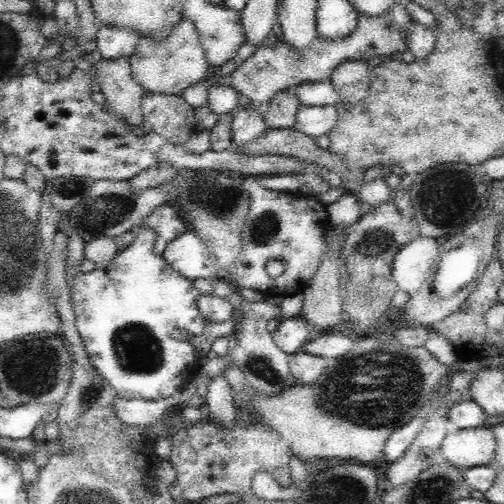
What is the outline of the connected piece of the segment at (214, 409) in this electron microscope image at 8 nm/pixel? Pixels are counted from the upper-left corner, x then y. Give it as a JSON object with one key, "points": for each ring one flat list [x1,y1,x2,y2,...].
{"points":[[223,374,212,377,207,386,206,406,210,411,209,420,222,427,233,427,236,423,238,408,232,398,232,387]]}

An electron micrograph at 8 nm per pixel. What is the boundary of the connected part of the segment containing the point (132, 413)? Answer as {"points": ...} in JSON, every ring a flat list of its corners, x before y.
{"points":[[175,396,158,400,128,400,118,397,115,400,115,413,128,427,142,429,152,427,156,422,161,420,164,412,172,404,177,403,178,400]]}

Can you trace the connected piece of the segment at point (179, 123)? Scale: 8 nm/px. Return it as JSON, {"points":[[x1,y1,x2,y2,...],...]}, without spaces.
{"points":[[145,91,141,102,144,121,150,122,152,132,183,145,197,130,194,107,181,94,165,95]]}

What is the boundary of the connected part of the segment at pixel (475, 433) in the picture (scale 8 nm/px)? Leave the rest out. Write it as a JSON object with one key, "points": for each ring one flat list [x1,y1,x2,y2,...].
{"points":[[450,424,440,445,443,459,457,468,494,465,495,440,492,425,458,428]]}

